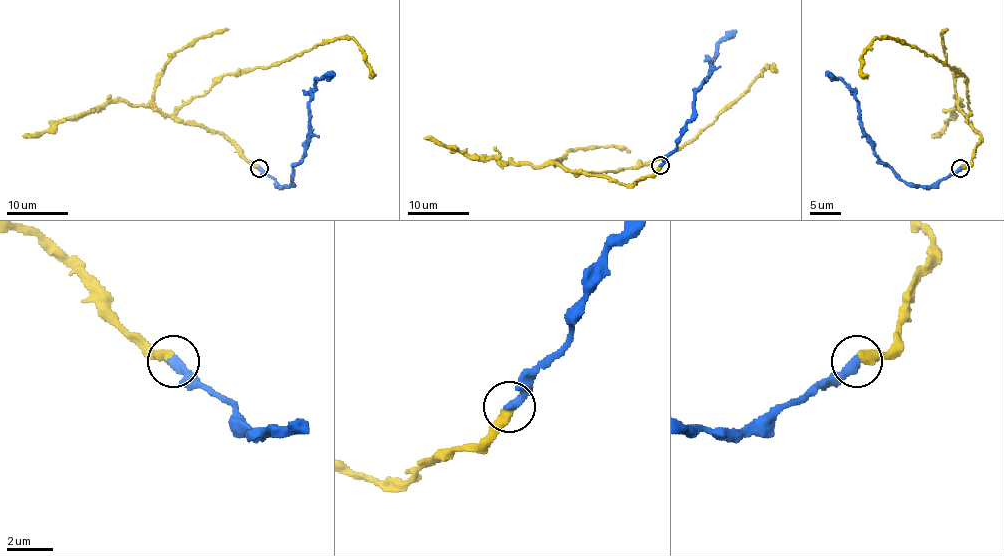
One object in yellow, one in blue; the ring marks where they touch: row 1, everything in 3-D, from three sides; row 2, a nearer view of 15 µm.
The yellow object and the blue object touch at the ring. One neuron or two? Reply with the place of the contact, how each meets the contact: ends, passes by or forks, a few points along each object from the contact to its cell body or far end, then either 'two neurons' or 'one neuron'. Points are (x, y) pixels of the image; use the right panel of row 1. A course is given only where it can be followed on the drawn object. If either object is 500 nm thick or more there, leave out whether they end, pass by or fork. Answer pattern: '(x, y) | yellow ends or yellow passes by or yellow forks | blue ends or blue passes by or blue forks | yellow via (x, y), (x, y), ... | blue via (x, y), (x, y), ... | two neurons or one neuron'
(960, 168) | yellow ends | blue ends | yellow via (961, 168), (981, 139), (967, 116), (961, 72), (892, 38), (875, 38), (863, 55), (868, 75) | blue via (961, 168), (929, 186), (903, 182), (874, 151), (874, 142), (862, 127), (856, 95), (839, 79), (825, 73) | one neuron

